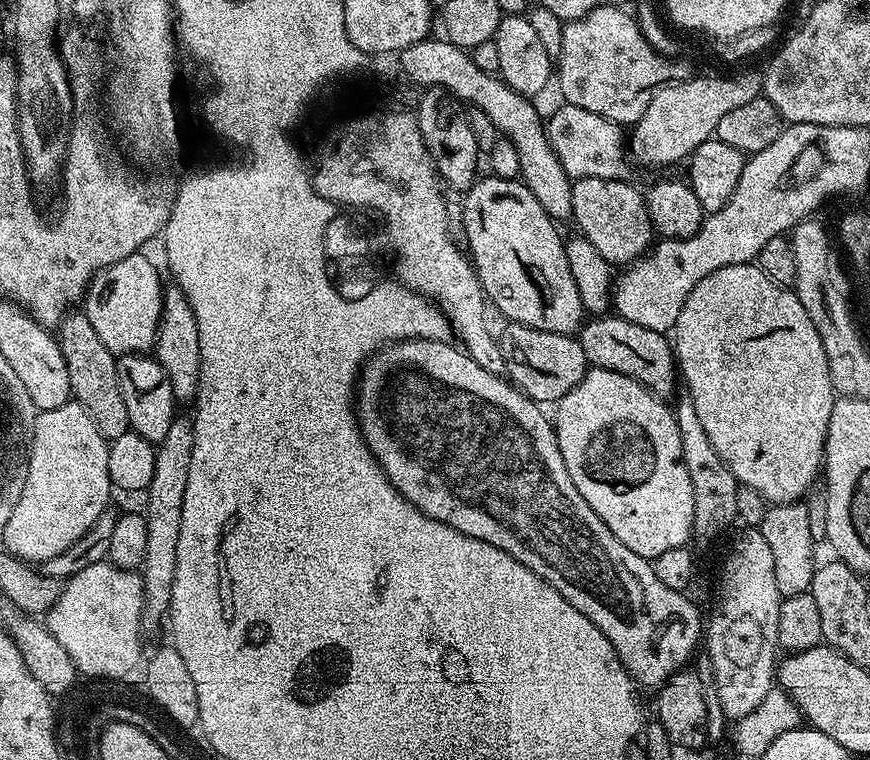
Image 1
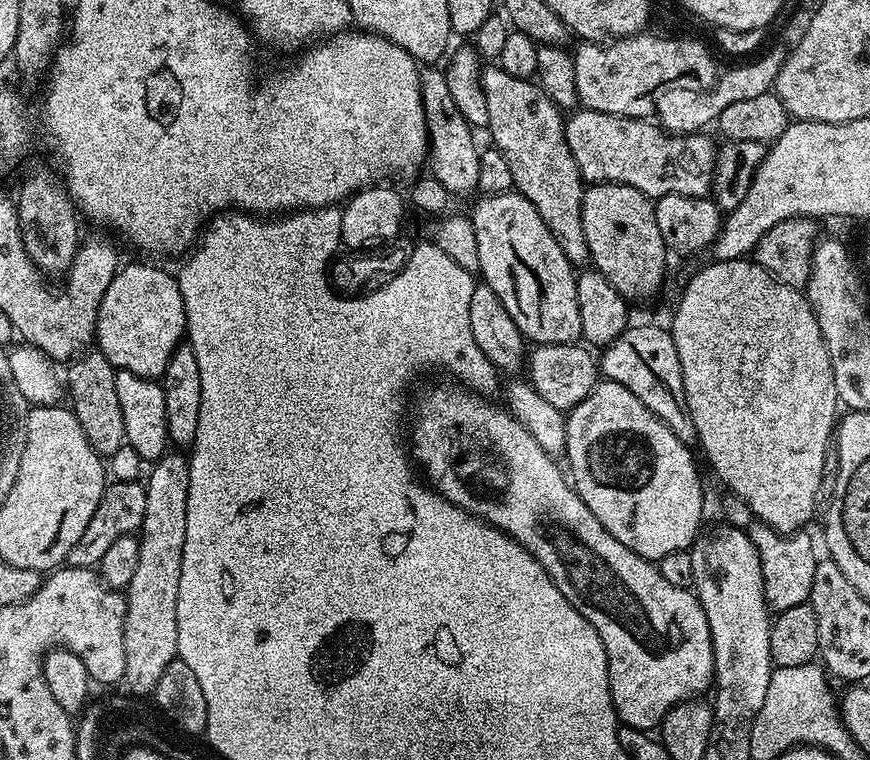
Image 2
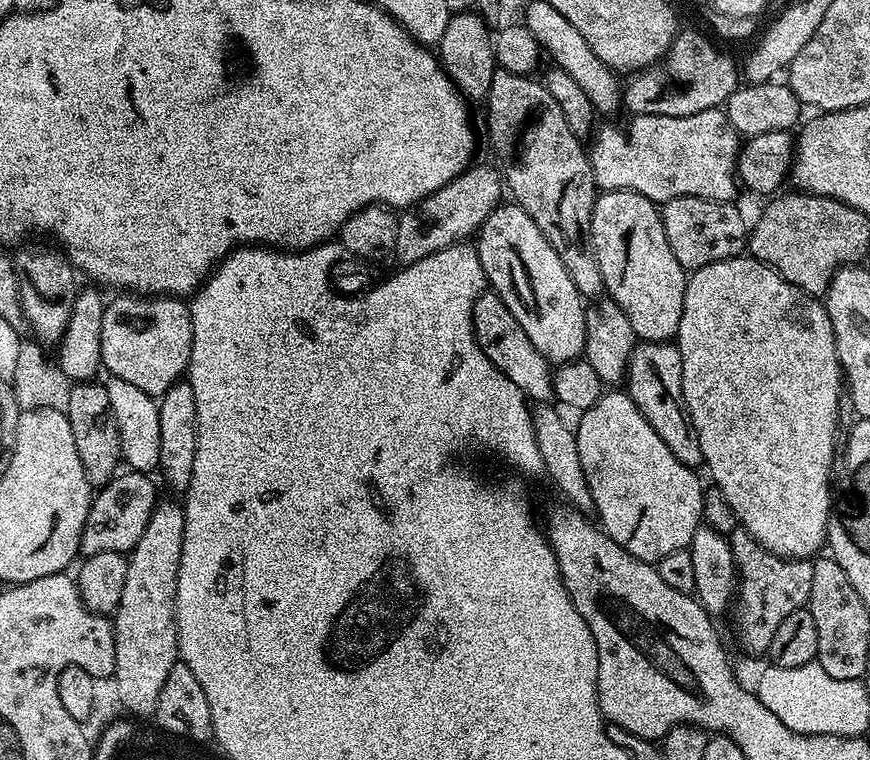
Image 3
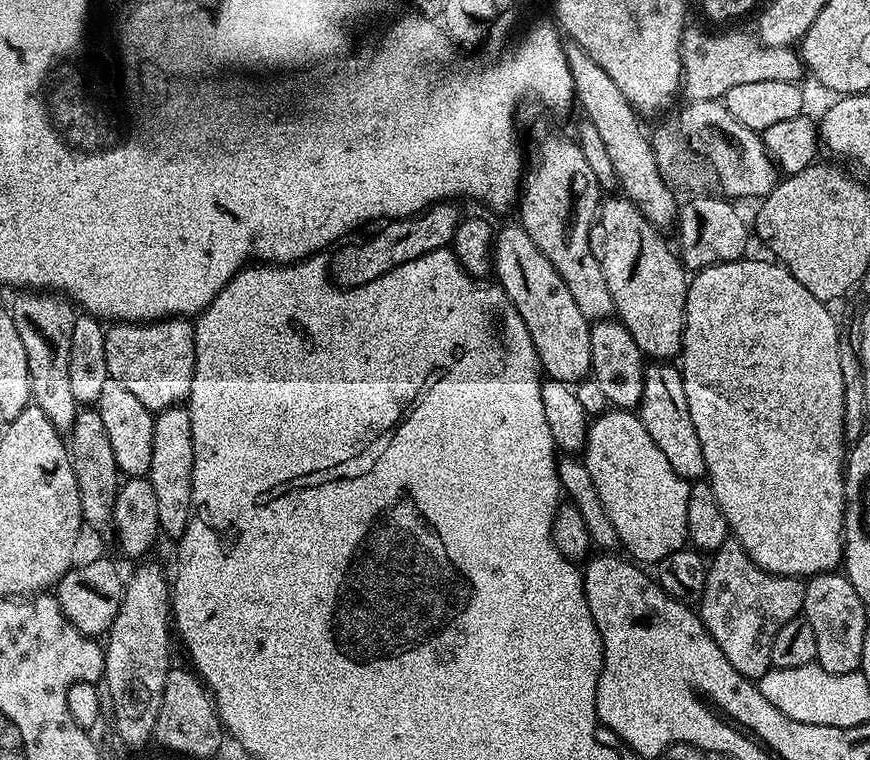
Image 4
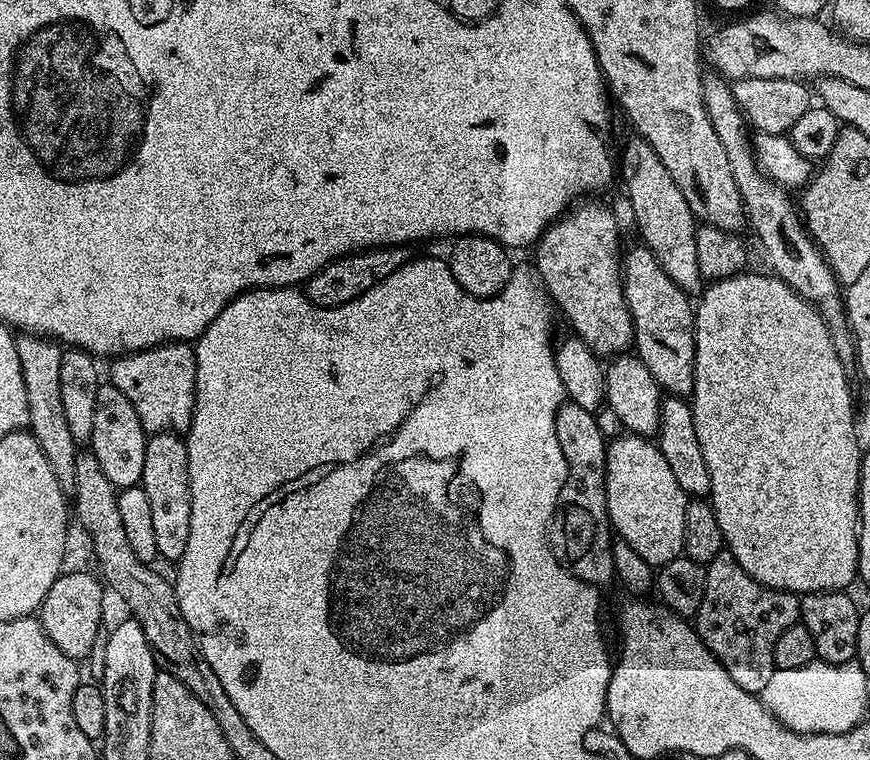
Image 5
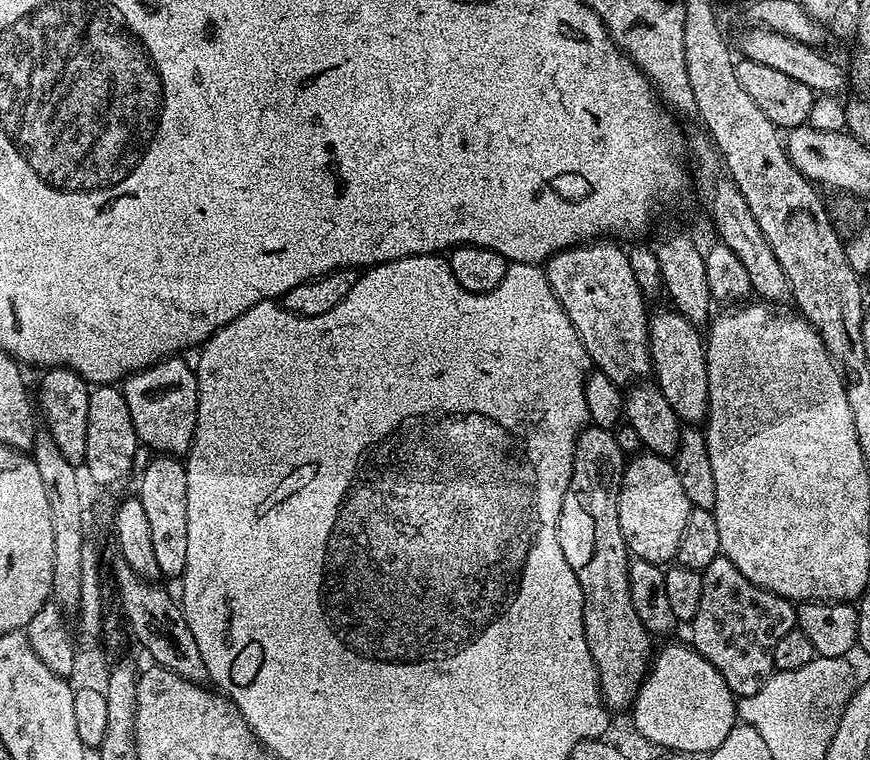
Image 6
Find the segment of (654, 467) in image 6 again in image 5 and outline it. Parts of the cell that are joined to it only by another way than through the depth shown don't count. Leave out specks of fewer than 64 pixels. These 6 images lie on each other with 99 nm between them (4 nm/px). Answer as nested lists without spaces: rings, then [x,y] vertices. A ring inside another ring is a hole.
[[[625,434],[611,441],[606,454],[606,506],[608,523],[619,539],[628,543],[630,550],[642,554],[646,562],[659,566],[682,555],[684,550],[684,527],[686,526],[686,506],[690,499],[682,486],[678,486],[674,473],[666,458],[662,458],[659,447],[651,439]]]

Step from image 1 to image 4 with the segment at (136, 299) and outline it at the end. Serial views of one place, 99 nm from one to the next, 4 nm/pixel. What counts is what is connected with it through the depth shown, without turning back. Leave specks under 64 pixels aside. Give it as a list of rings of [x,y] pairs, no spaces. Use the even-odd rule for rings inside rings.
[[[169,318],[146,324],[116,322],[105,331],[104,345],[108,379],[122,382],[146,410],[155,414],[187,401],[196,361],[196,329],[191,319]]]

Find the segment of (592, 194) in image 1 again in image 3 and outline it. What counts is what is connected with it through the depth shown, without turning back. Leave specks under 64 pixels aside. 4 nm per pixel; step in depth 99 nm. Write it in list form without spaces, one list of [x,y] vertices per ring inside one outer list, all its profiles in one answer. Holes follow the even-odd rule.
[[[600,192],[586,232],[598,270],[602,270],[607,295],[630,318],[637,341],[671,341],[682,318],[686,270],[670,251],[670,242],[666,242],[661,209],[637,192]]]

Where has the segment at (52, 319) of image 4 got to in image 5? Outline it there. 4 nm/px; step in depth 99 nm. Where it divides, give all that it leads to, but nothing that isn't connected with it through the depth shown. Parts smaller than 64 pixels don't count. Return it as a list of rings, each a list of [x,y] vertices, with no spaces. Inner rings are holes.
[[[35,334],[16,336],[16,349],[22,366],[22,382],[26,382],[26,402],[28,403],[28,428],[32,436],[42,446],[42,454],[50,462],[60,488],[66,494],[76,491],[76,458],[78,445],[70,434],[70,422],[62,410],[62,358],[64,352],[55,339]]]

